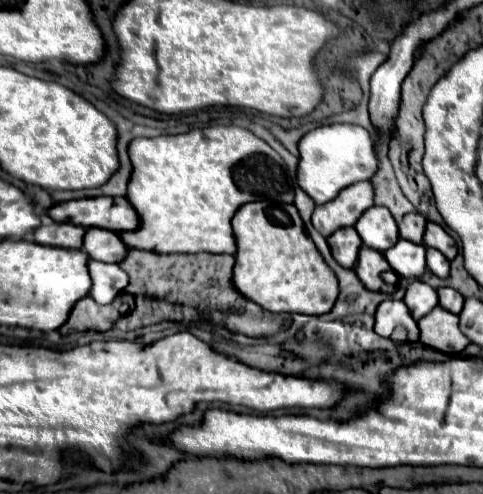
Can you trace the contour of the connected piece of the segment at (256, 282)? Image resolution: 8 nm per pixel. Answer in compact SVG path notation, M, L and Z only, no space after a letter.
M251 202L237 210L233 218L233 232L237 240L233 284L237 290L269 312L297 312L307 316L321 316L331 312L339 286L331 268L307 236L297 212L285 212L273 202Z

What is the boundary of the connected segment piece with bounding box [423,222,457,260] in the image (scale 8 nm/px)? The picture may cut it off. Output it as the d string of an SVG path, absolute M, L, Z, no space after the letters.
M435 222L427 224L425 236L423 236L423 244L429 246L429 248L439 250L447 260L453 260L457 256L457 244L455 244L455 240L439 224L435 224Z

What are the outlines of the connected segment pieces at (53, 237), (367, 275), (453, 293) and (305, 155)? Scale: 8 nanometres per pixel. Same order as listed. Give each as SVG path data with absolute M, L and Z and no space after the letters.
M51 224L51 226L39 226L35 230L35 242L47 244L47 246L59 246L59 248L81 248L85 228L79 228L75 224Z
M367 246L361 248L355 272L357 272L359 280L363 280L363 284L367 284L367 288L371 288L375 292L393 292L395 286L385 284L381 280L381 274L387 270L391 270L391 266L387 264L383 252L375 252L373 248L367 248Z
M439 288L437 292L439 292L439 306L441 308L445 308L445 310L449 310L453 314L459 314L463 310L465 298L457 290L453 290L453 288Z
M331 124L315 128L313 132L305 134L299 142L299 168L297 180L299 186L315 200L315 204L325 204L333 200L343 188L371 180L371 176L379 170L379 158L375 152L375 142L371 134L355 124Z

